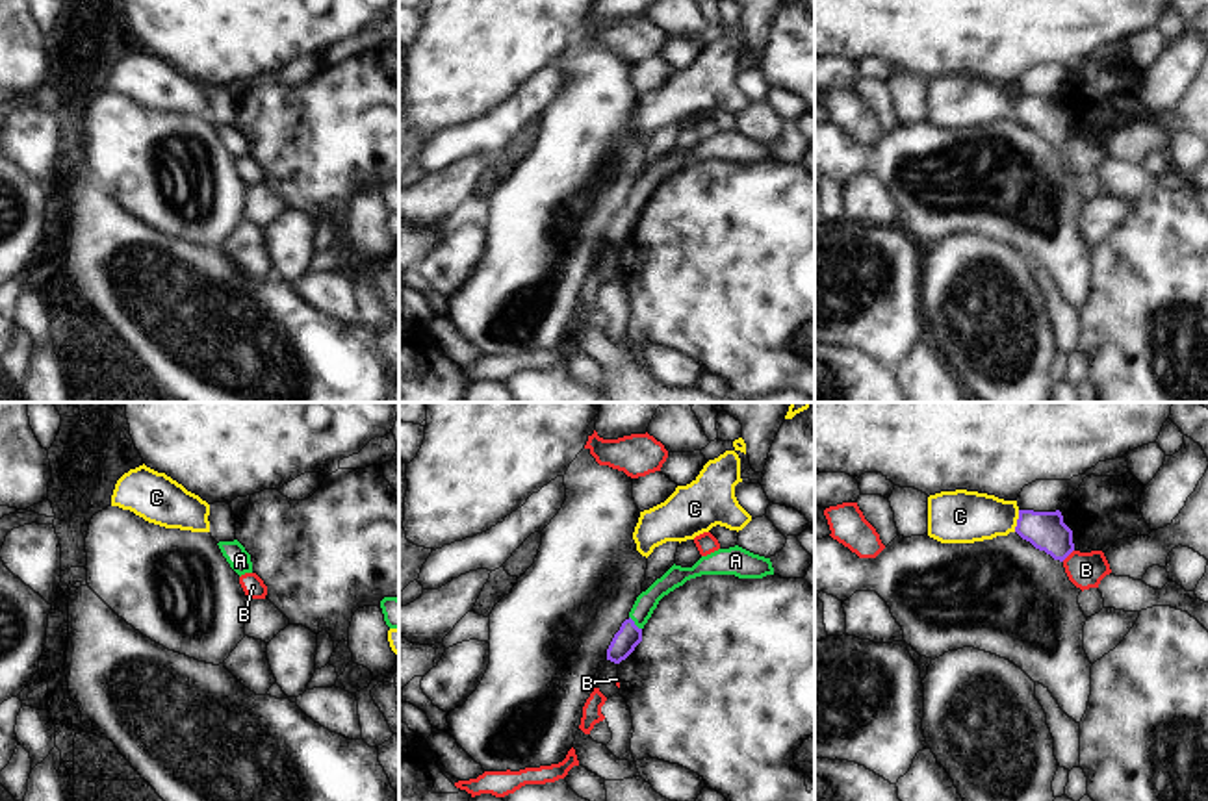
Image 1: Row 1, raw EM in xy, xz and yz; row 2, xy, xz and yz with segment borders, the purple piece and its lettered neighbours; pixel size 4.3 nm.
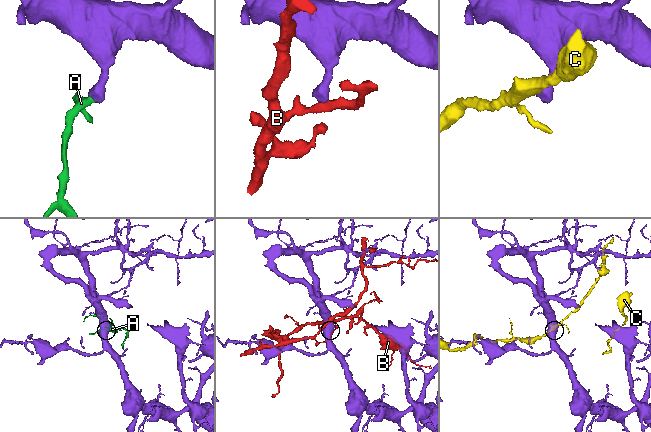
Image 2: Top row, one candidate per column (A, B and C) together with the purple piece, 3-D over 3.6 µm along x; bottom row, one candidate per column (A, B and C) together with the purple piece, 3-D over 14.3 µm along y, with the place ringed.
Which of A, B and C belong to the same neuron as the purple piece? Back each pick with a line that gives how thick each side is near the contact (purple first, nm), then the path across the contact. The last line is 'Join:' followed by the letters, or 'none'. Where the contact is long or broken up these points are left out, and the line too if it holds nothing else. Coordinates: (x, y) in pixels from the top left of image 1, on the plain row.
A: 110 nm thick on the purple side, 90 nm on the other; runs through xz (624, 227), (633, 208), (644, 190)
Join: A

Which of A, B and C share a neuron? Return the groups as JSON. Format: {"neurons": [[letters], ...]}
{"neurons": [["A"], ["B"], ["C"]]}

